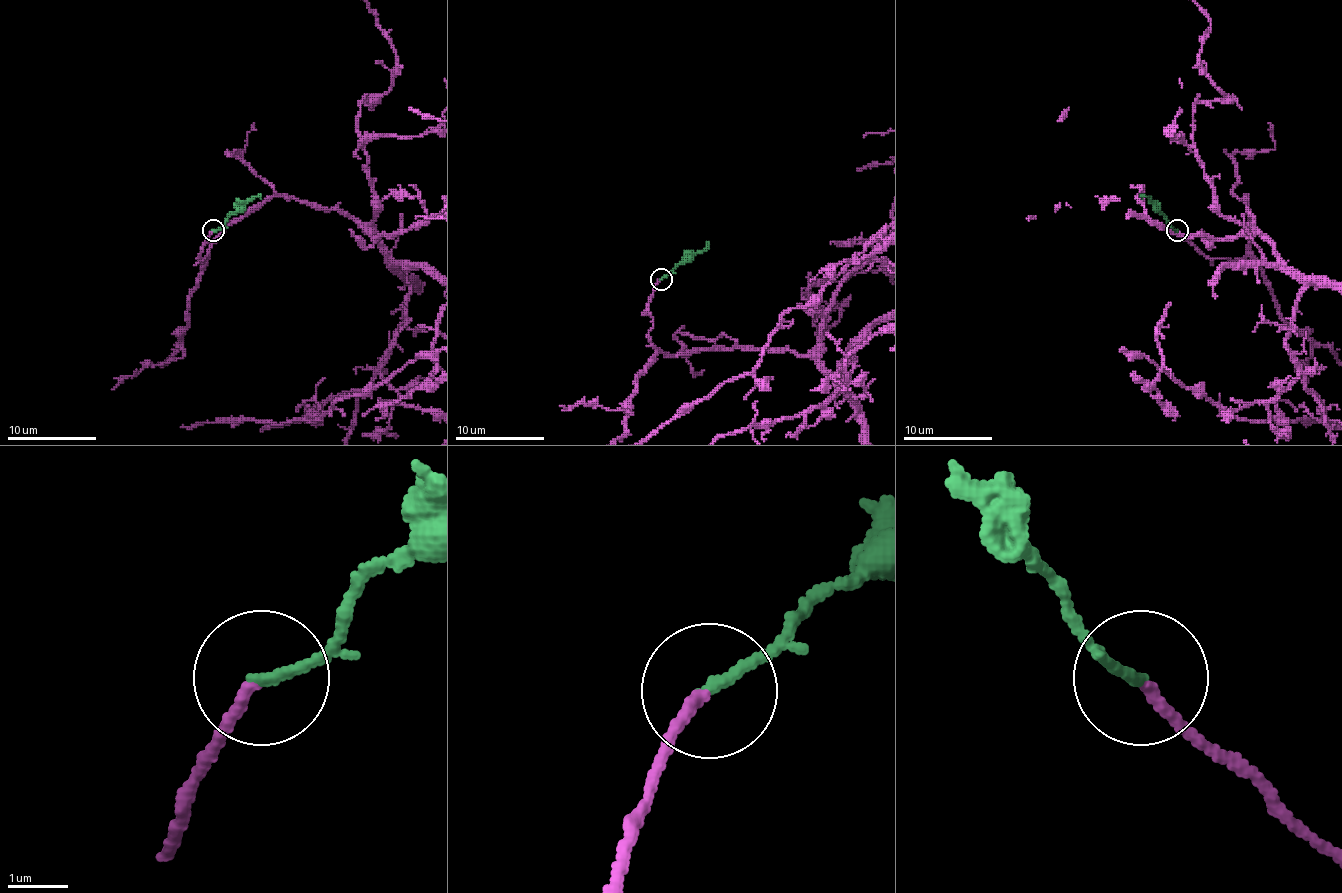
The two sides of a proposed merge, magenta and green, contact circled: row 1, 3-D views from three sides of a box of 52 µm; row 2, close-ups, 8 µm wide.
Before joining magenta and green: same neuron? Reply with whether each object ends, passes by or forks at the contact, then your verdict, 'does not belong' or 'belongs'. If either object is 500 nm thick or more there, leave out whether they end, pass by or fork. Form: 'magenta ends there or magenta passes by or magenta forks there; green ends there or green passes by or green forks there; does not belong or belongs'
magenta ends there; green ends there; belongs

